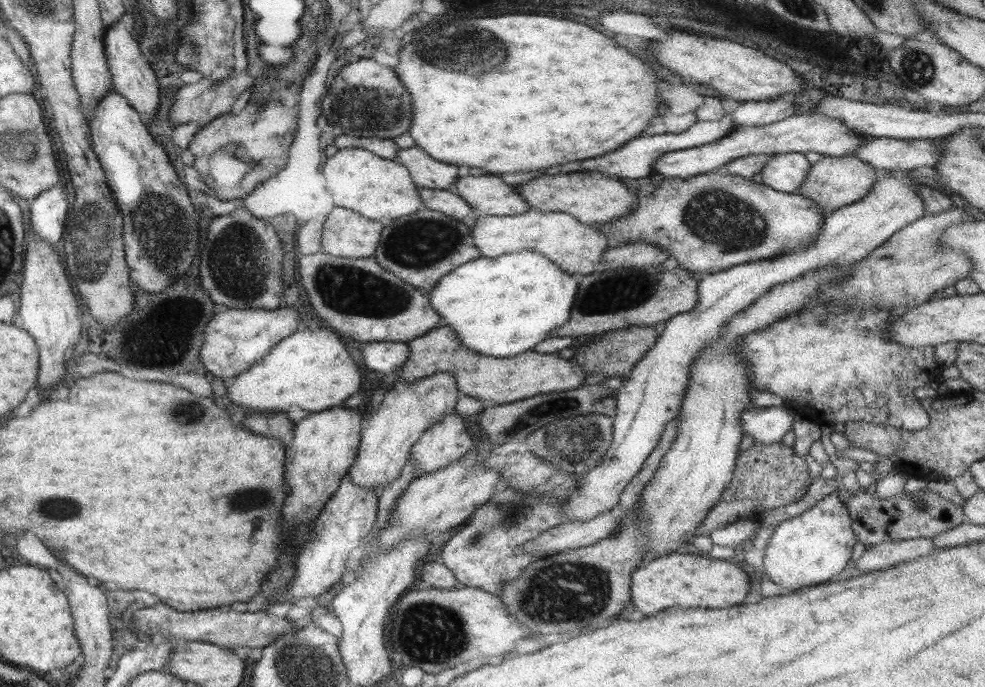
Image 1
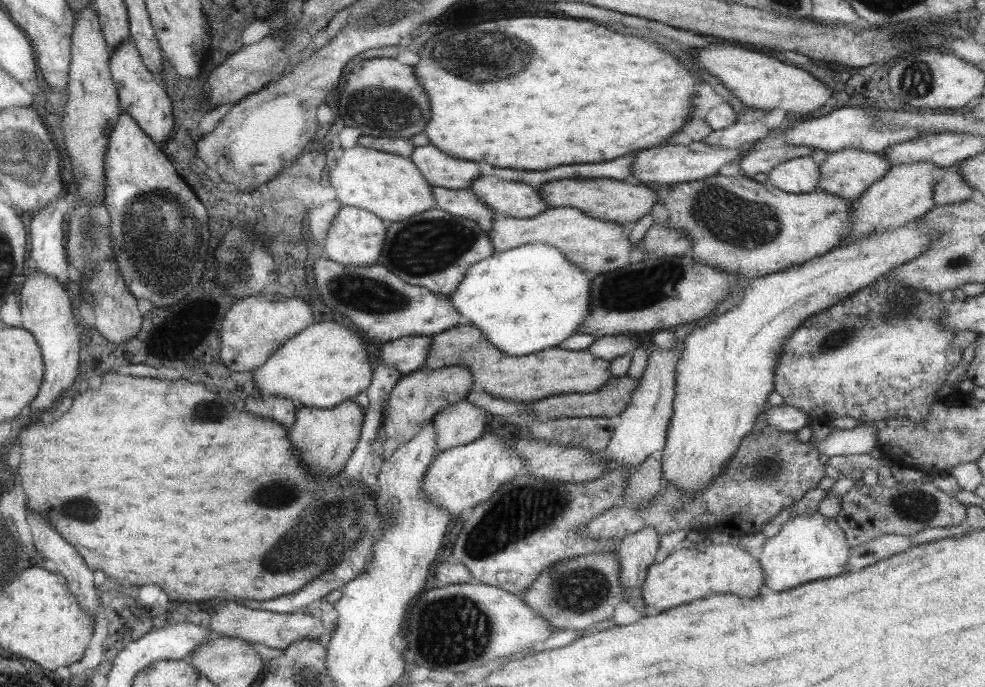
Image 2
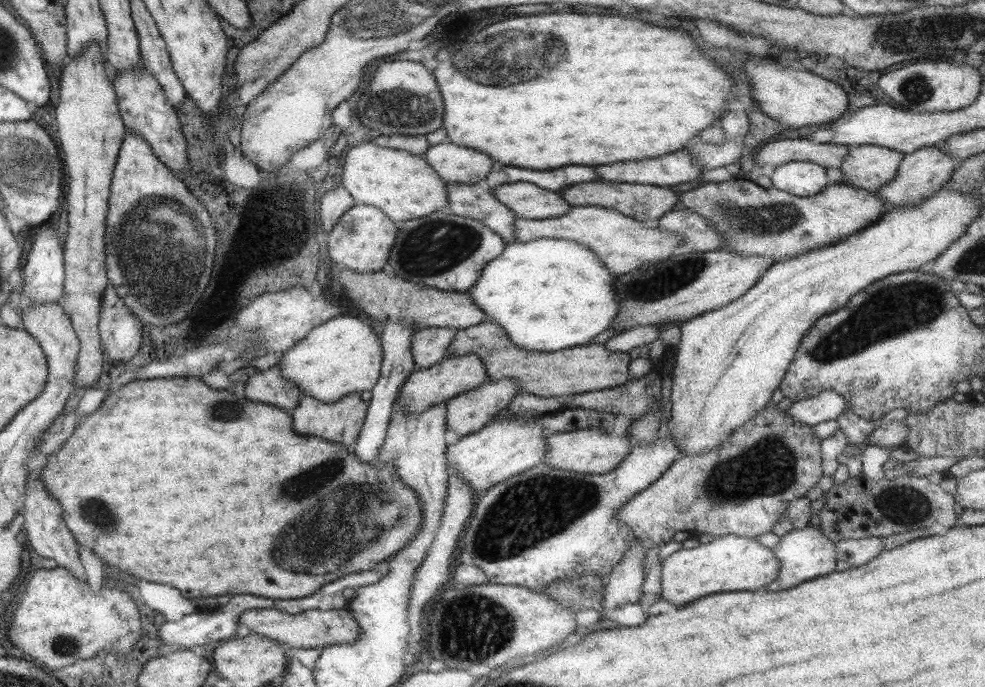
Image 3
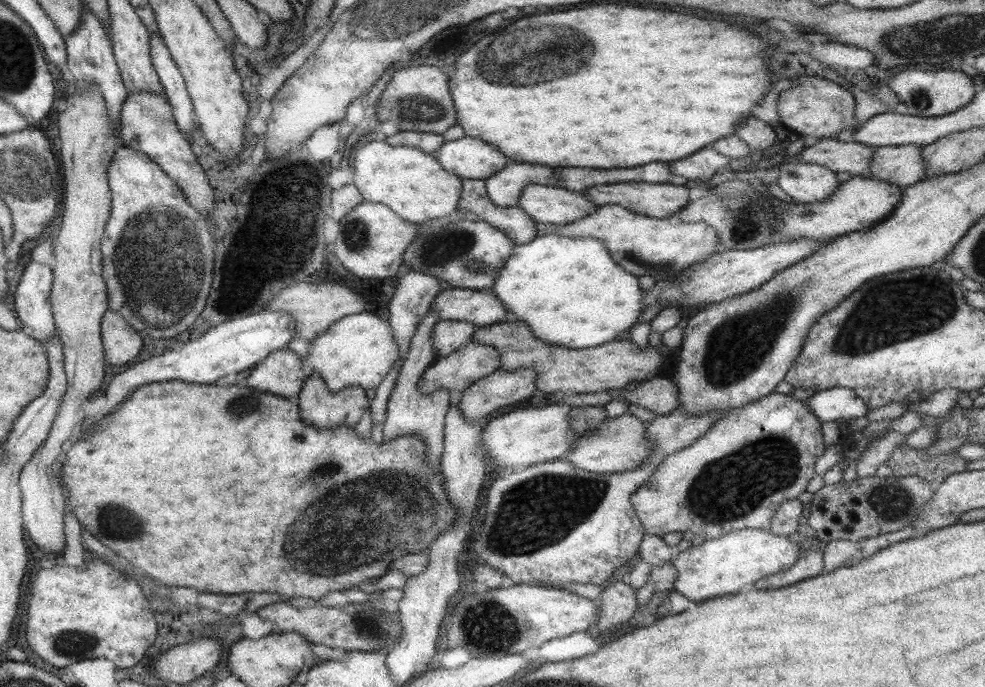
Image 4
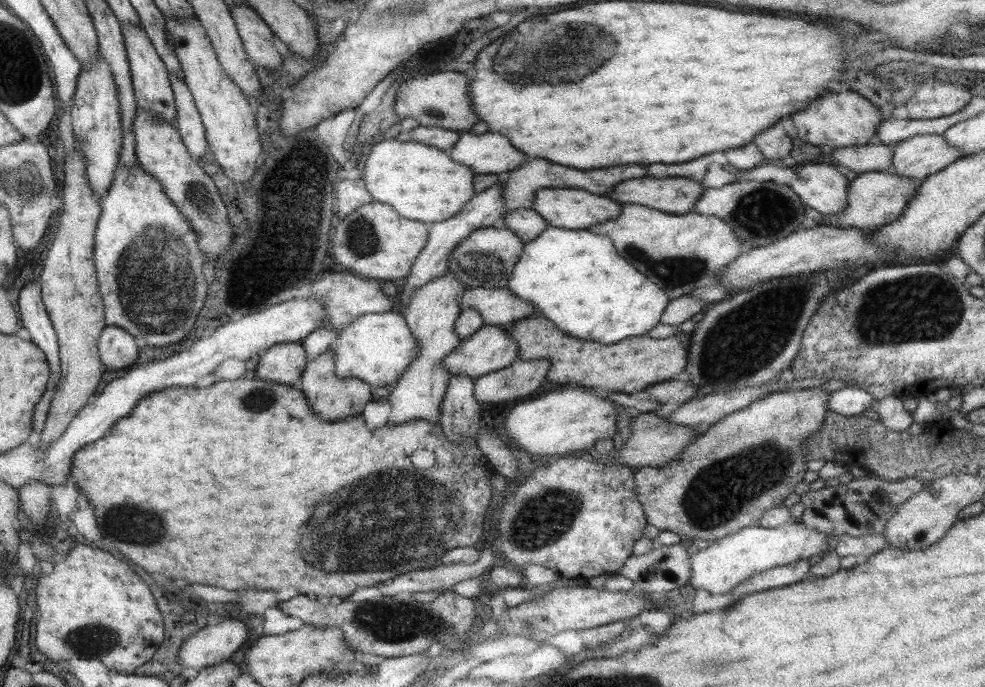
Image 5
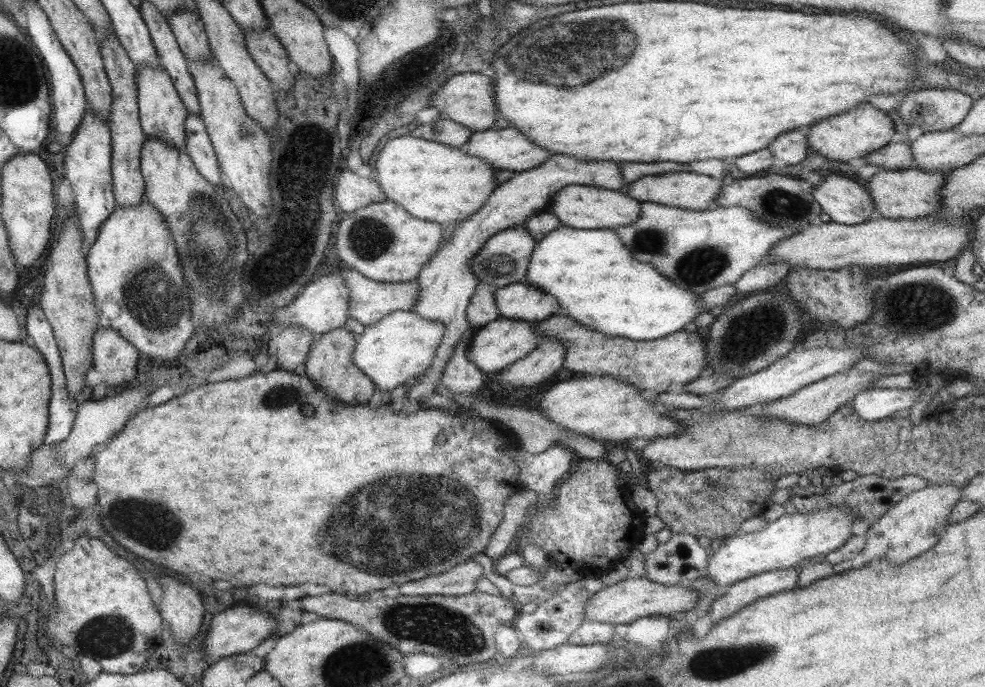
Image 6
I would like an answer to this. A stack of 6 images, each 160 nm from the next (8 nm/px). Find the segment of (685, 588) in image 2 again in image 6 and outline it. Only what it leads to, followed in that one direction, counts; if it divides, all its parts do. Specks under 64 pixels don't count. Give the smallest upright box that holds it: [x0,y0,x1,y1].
[706,507,856,586]

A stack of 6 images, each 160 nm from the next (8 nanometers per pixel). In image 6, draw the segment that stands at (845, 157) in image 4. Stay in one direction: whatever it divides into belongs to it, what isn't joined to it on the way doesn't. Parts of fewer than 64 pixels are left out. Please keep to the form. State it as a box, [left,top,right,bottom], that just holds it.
[862,142,915,170]

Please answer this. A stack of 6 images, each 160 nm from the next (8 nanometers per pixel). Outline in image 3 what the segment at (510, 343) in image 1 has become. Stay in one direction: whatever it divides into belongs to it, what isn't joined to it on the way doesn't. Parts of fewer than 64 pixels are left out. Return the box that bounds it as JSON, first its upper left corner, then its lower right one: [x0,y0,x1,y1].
[468,238,617,352]

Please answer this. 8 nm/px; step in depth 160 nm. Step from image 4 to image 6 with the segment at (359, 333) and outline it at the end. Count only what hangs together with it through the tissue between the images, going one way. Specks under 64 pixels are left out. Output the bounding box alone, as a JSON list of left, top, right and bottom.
[351,311,444,391]

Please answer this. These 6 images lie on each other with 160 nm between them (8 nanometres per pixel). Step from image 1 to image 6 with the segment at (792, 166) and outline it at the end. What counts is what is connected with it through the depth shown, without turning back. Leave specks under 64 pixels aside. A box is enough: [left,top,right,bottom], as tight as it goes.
[812,172,876,226]

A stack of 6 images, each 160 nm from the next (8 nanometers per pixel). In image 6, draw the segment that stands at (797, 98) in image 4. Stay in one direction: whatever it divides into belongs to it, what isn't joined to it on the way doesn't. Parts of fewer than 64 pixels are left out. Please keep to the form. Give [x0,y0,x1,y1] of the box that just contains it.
[807,102,896,163]

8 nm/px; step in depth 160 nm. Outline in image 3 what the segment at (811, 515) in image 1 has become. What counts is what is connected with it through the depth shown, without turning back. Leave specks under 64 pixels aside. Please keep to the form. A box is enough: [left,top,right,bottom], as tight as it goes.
[765,524,839,591]

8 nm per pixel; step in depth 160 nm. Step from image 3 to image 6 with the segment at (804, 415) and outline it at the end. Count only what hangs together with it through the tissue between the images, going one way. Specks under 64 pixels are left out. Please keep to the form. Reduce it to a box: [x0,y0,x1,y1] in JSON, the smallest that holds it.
[847,388,919,421]

